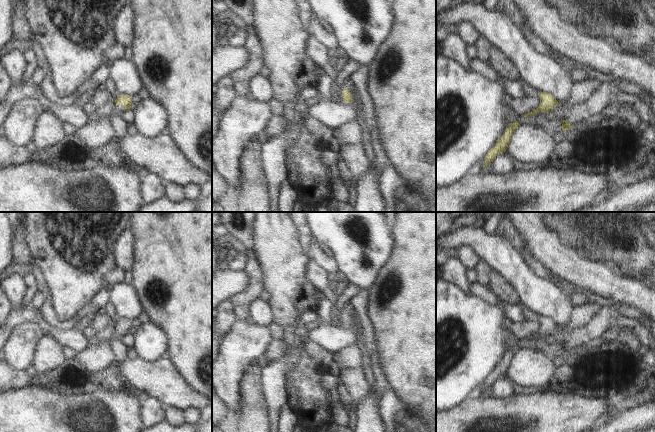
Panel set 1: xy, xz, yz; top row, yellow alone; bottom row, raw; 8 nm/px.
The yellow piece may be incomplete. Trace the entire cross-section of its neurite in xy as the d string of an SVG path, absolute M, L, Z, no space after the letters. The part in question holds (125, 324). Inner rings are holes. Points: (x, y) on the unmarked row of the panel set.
M119 319L115 324L114 339L121 339L133 330L132 321L129 319Z

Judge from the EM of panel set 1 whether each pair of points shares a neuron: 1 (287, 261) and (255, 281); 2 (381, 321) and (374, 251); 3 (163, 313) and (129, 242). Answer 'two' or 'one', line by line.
1: two
2: two
3: two

